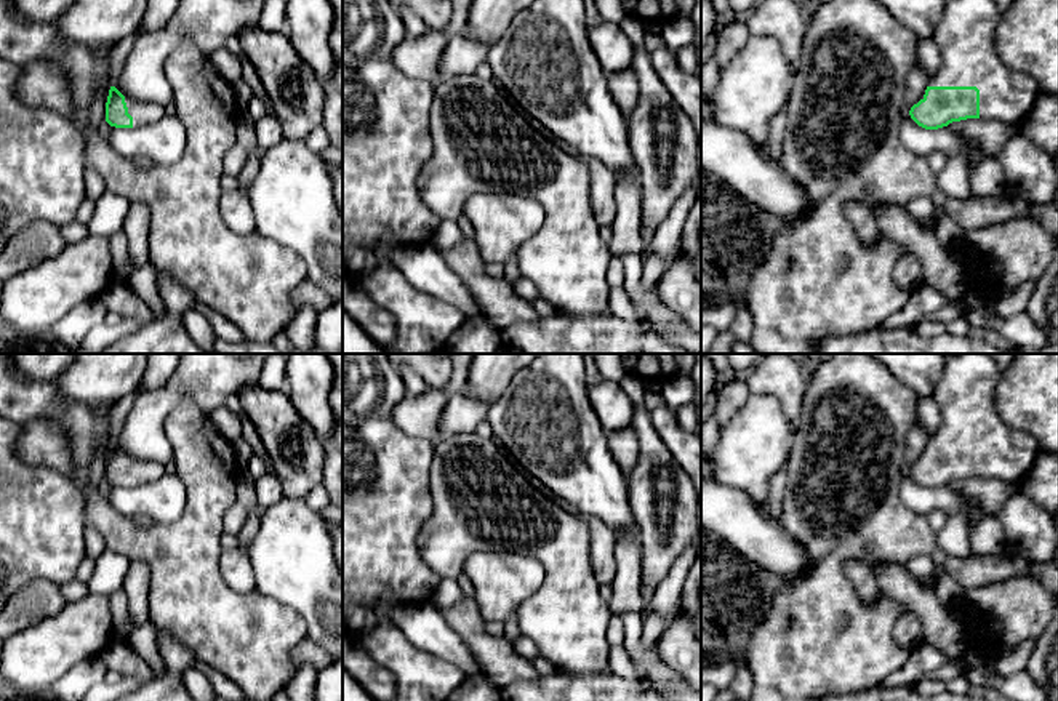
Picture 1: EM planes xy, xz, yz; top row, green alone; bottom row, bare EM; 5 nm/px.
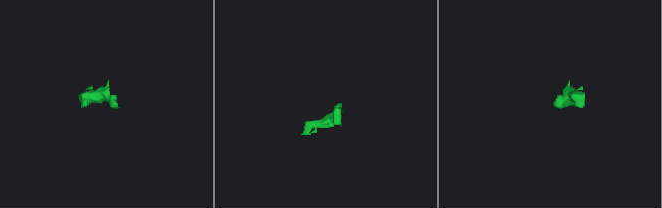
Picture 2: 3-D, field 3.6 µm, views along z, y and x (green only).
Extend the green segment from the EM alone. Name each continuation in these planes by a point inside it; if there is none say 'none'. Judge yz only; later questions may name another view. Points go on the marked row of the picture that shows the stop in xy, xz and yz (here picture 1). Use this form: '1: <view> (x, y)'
1: yz (965, 37)

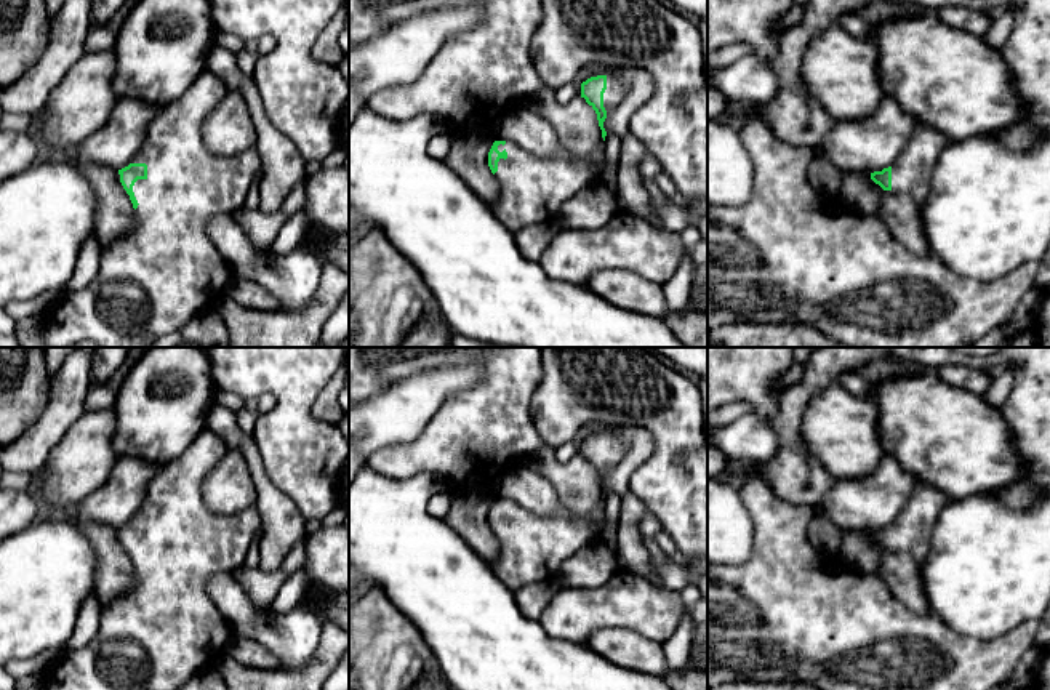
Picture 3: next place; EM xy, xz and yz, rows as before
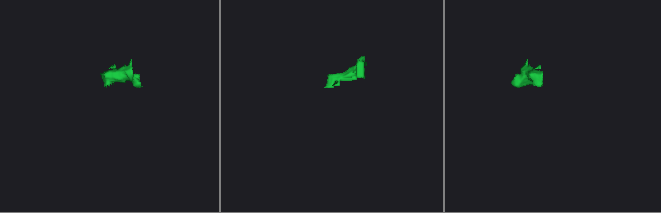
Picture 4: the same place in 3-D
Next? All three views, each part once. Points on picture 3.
1: xy (164, 271)

